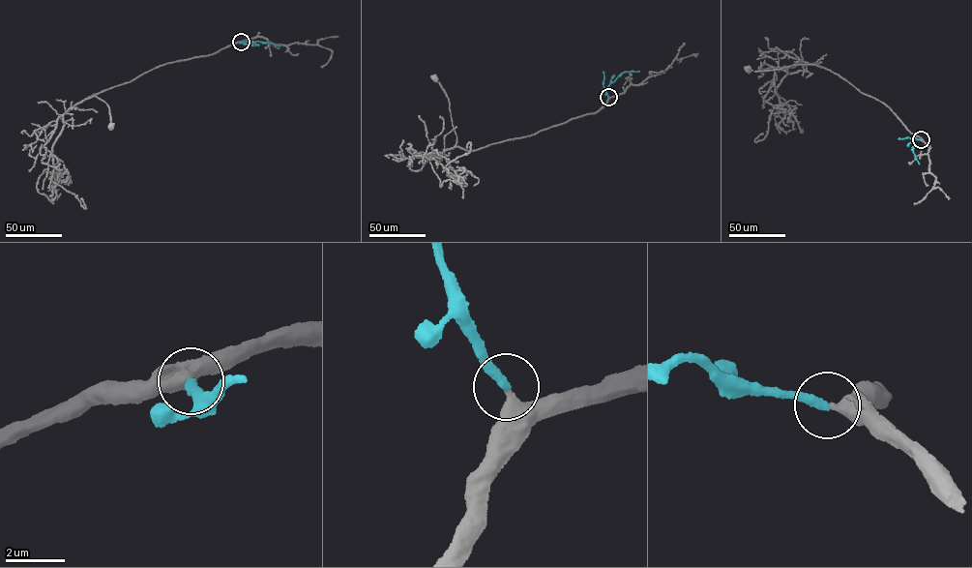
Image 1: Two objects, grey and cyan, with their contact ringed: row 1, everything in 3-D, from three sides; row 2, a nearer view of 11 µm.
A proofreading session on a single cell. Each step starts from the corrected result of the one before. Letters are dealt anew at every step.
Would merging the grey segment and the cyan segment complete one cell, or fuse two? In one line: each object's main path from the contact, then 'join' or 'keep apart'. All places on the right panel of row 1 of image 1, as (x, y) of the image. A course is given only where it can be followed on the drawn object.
grey via (921, 139), (883, 103), (822, 67), (809, 64), (771, 71), (747, 69) | cyan via (921, 139), (914, 138), (912, 148), (919, 164) | join

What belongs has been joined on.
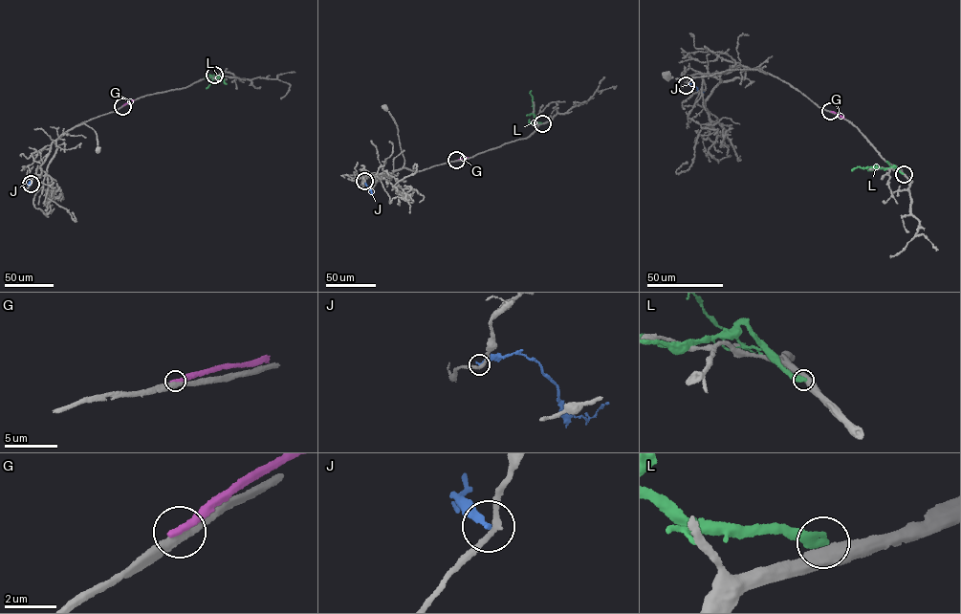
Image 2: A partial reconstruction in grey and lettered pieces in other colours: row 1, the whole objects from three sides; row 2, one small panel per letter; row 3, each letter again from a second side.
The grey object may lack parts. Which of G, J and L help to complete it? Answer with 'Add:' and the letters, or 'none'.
Add: none

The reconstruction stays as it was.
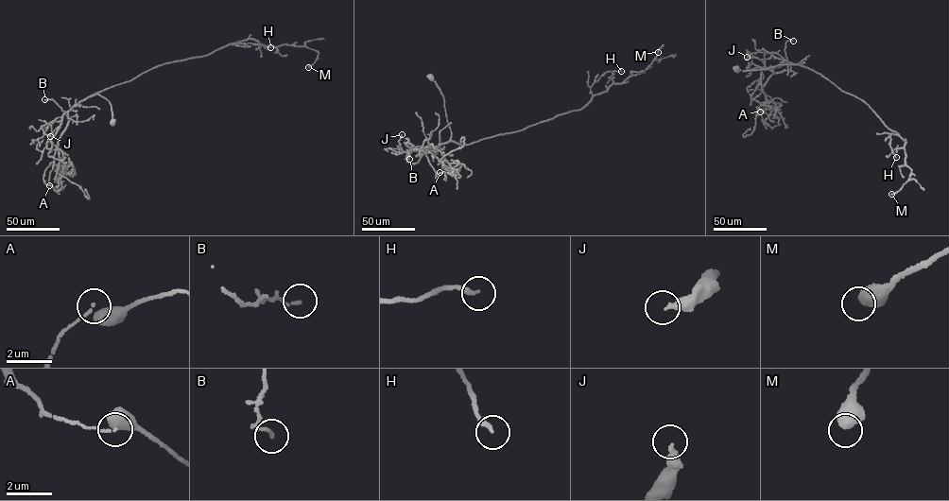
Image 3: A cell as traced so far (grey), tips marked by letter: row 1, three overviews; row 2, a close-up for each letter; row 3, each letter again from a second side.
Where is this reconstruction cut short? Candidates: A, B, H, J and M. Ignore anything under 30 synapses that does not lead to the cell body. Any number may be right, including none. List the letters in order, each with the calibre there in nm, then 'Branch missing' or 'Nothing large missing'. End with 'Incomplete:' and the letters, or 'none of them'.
A: Thickness 90 nm. Nothing large missing
B: Thickness 120 nm. Nothing large missing
H: Thickness 180 nm. Nothing large missing
J: Thickness 280 nm. Nothing large missing
M: Thickness 600 nm. Nothing large missing
Incomplete: none of them

